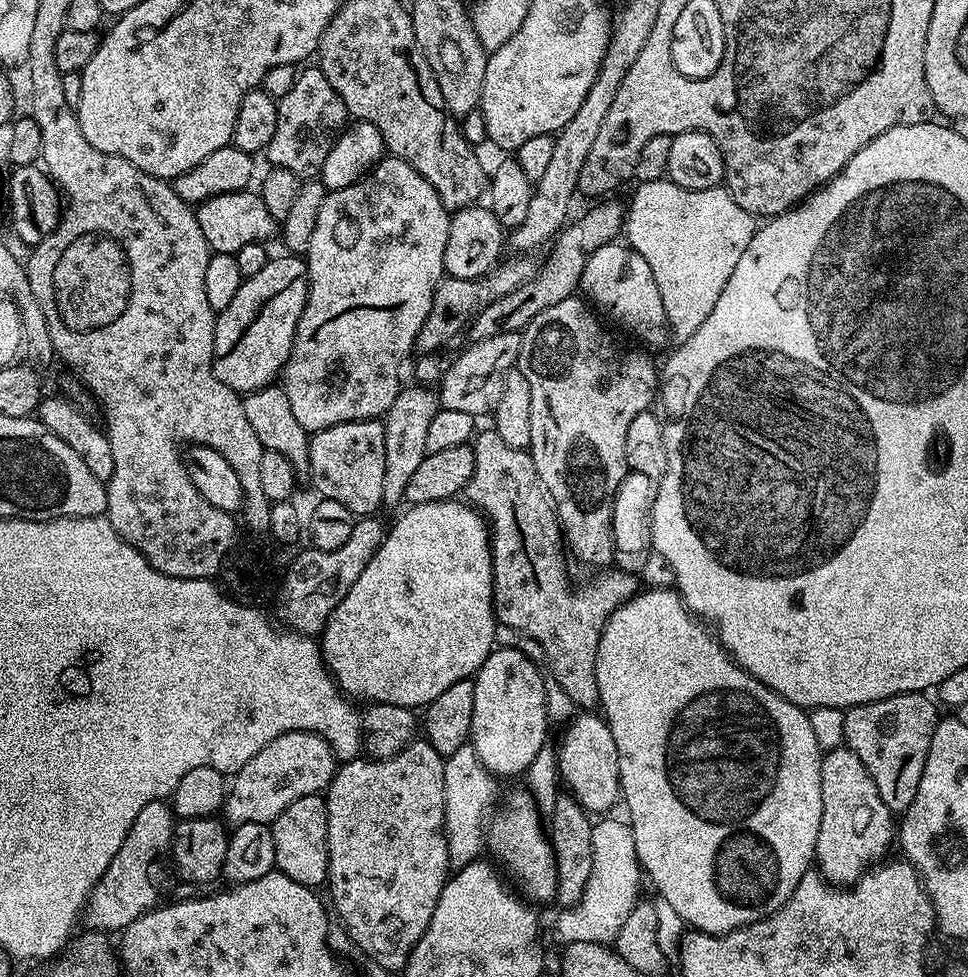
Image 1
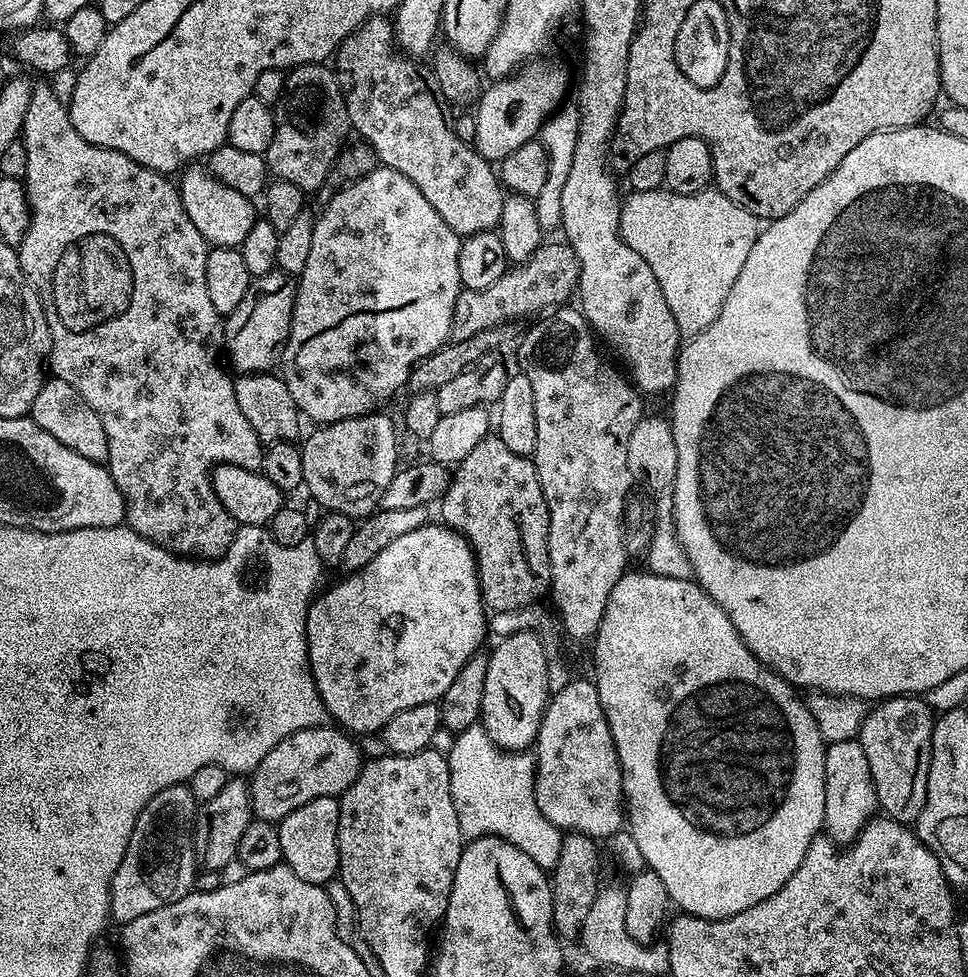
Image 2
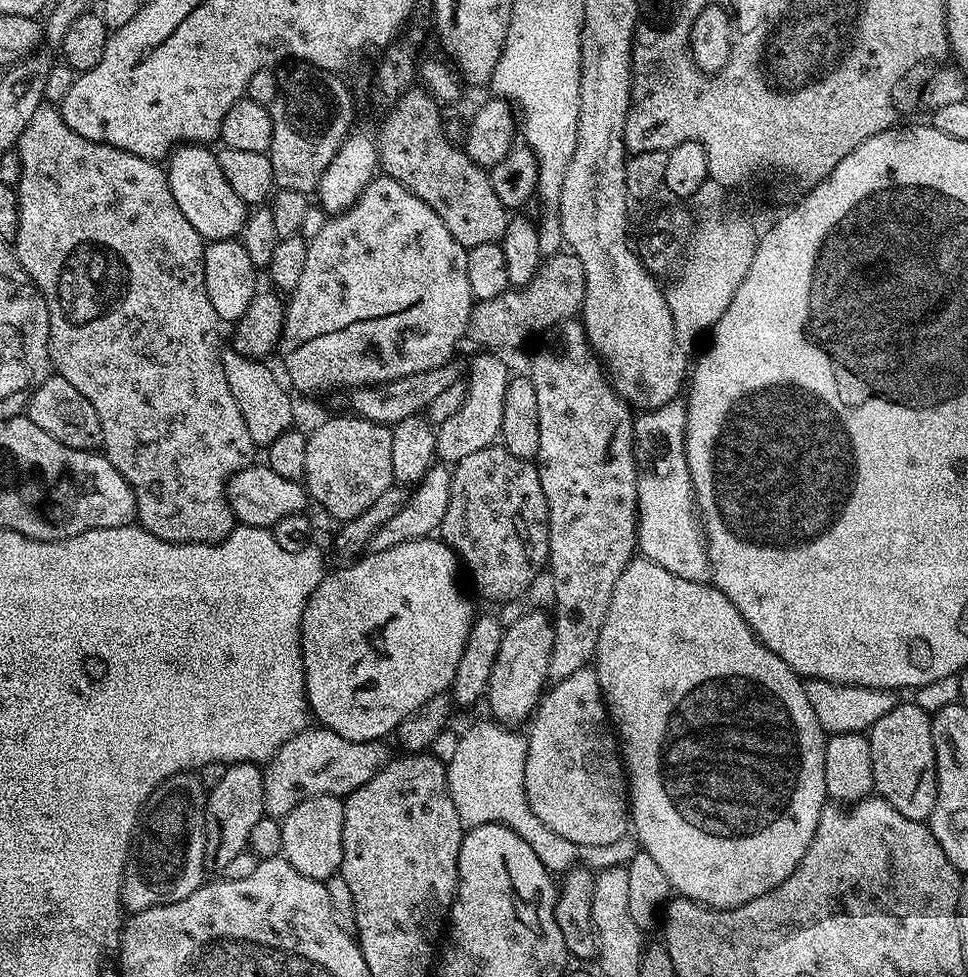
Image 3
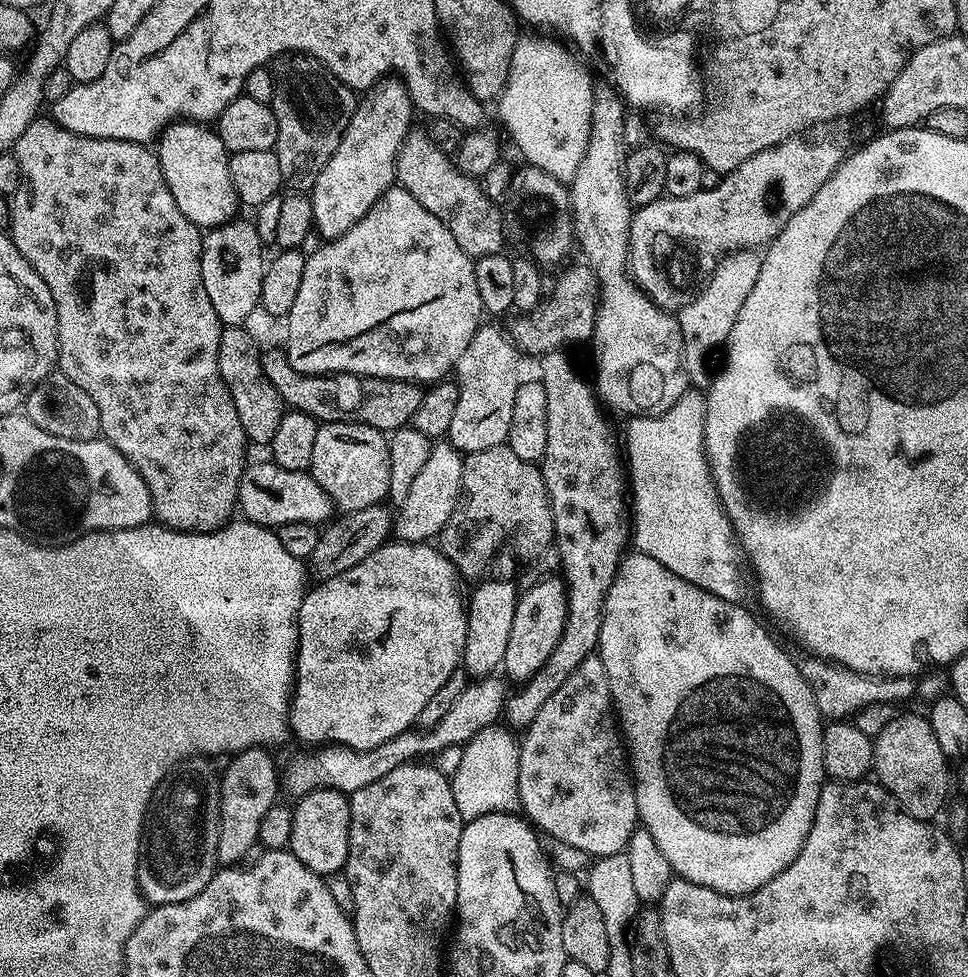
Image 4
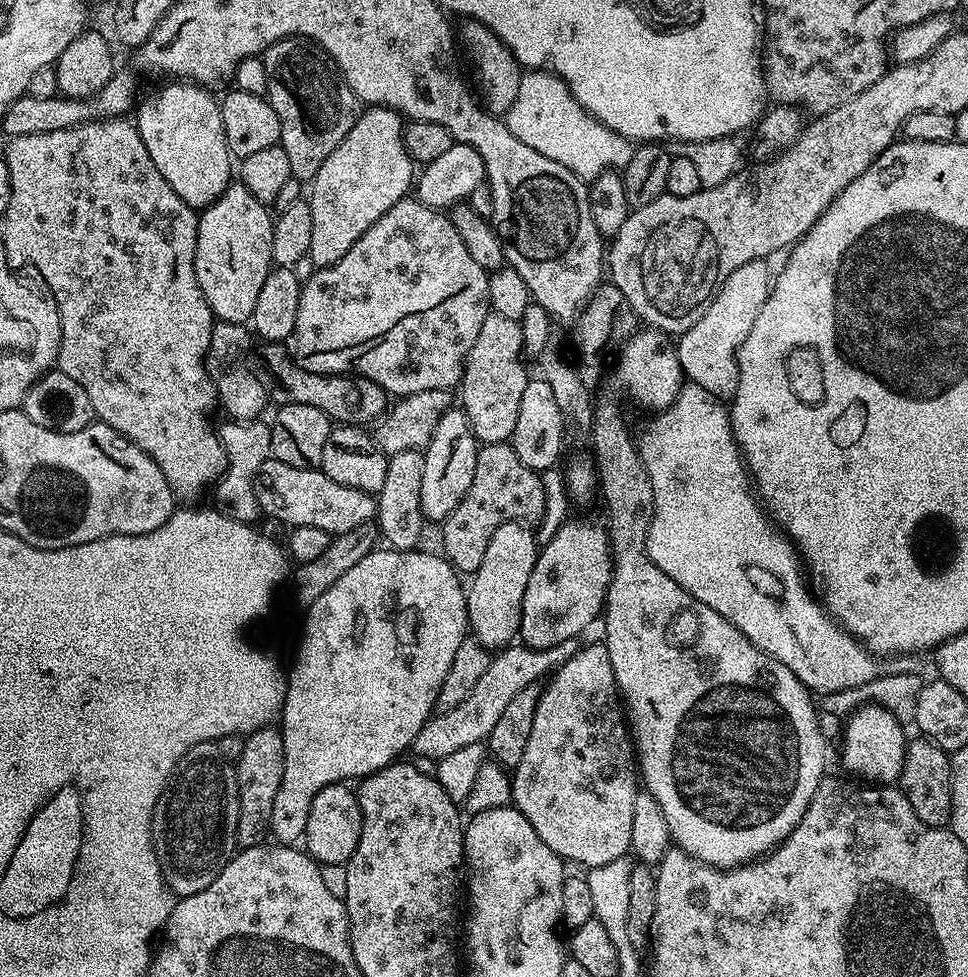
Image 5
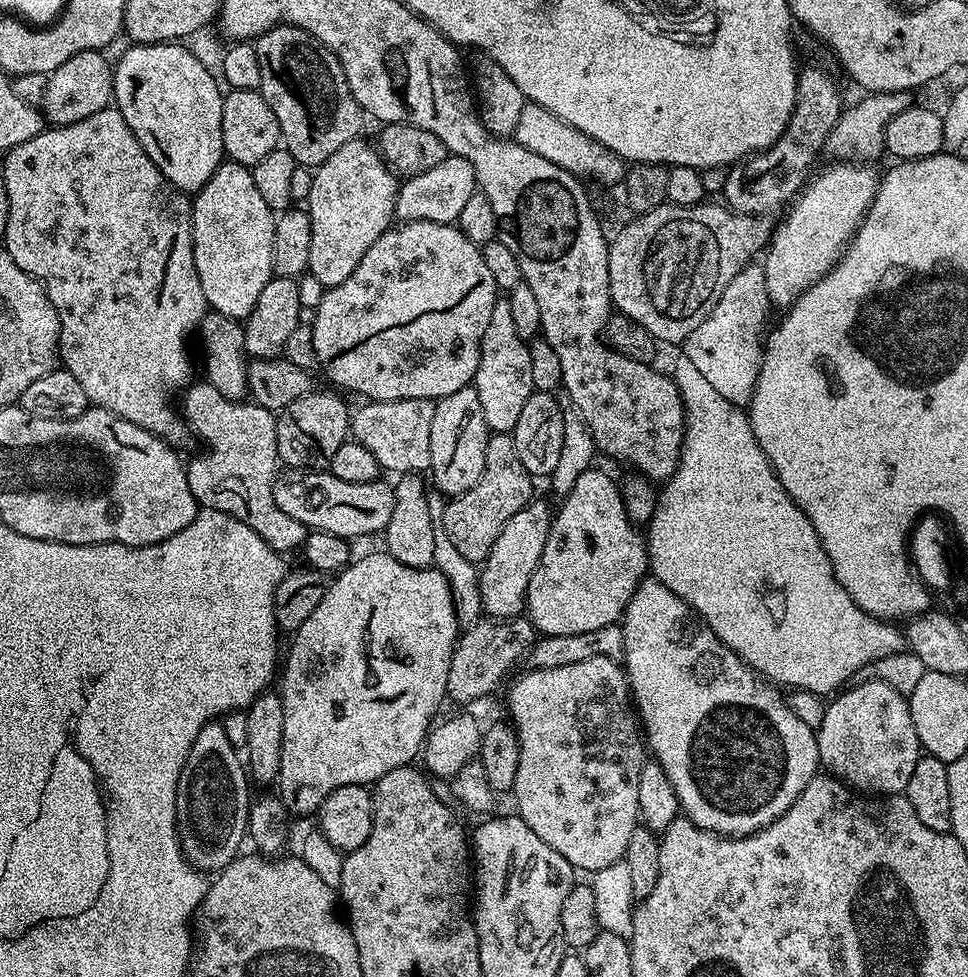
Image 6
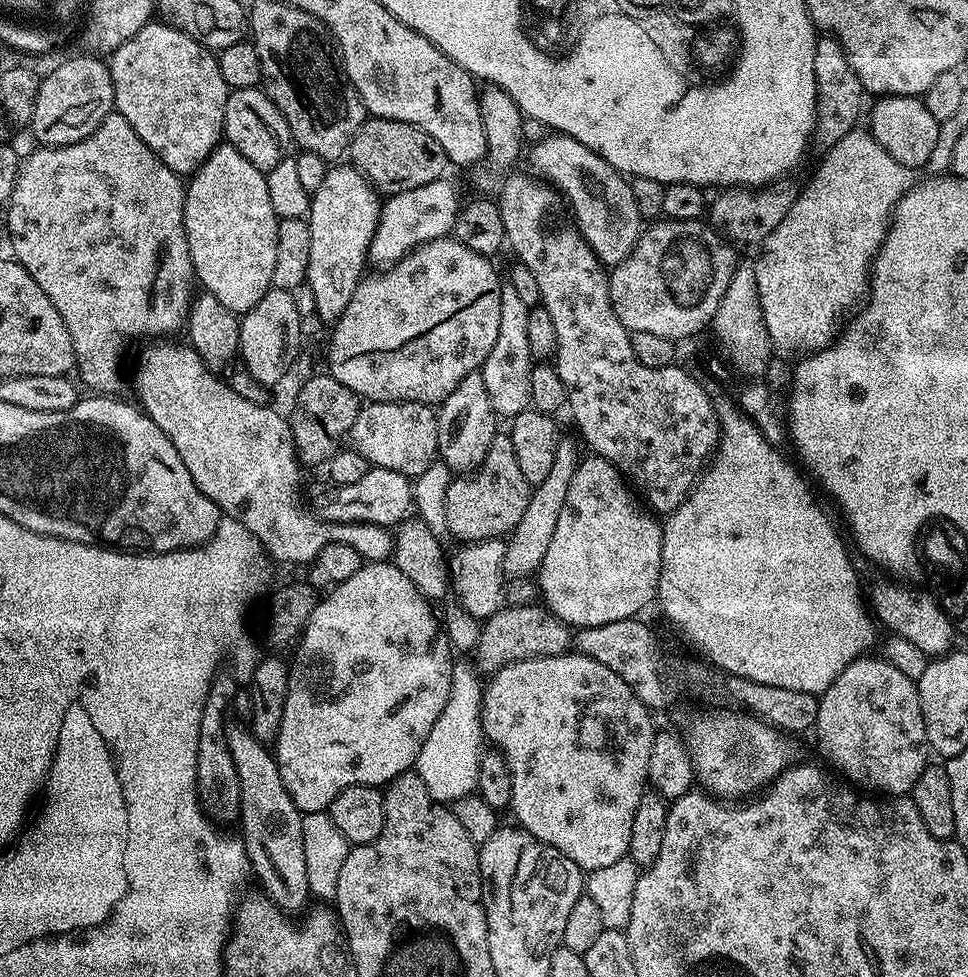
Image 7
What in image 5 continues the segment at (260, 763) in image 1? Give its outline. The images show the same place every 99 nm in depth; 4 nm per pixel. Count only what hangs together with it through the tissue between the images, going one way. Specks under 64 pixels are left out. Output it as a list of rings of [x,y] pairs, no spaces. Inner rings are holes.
[[[570,640],[549,648],[525,648],[523,643],[516,642],[507,648],[499,649],[491,657],[485,673],[470,690],[465,701],[449,713],[433,715],[422,726],[422,730],[418,730],[412,740],[411,751],[417,756],[440,761],[462,746],[487,741],[488,735],[494,730],[494,722],[502,718],[502,710],[506,710],[506,706],[518,695],[518,690],[526,690],[526,686],[551,677],[556,669],[561,668],[577,651],[577,645]]]

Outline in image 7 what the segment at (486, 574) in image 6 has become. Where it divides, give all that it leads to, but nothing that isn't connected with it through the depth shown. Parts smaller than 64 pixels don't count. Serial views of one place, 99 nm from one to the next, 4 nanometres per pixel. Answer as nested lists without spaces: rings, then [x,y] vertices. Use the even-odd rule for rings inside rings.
[[[561,438],[558,442],[558,450],[554,450],[554,466],[550,466],[550,474],[546,474],[543,482],[532,488],[522,519],[518,521],[518,526],[514,526],[514,530],[507,537],[502,565],[505,577],[528,576],[531,572],[533,575],[539,569],[542,558],[546,558],[550,538],[554,538],[558,514],[562,514],[562,506],[566,503],[566,494],[570,491],[570,478],[574,478],[576,465],[582,459],[582,452],[576,449],[577,441],[573,440]]]

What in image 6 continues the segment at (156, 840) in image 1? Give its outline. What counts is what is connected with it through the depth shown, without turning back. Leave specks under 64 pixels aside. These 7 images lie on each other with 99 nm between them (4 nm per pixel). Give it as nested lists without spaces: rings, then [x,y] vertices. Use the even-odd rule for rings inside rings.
[[[210,722],[202,726],[202,730],[198,730],[198,738],[194,738],[194,746],[190,746],[190,754],[182,766],[176,787],[176,831],[180,837],[180,851],[192,867],[205,874],[218,874],[231,860],[241,855],[243,848],[240,847],[246,844],[248,835],[250,777],[241,753],[239,756],[232,744],[235,744],[233,737],[226,734],[223,723]]]

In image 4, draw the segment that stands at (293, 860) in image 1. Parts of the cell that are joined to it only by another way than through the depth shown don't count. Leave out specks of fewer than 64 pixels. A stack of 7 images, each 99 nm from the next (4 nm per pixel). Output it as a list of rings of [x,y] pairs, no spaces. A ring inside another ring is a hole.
[[[315,788],[295,801],[288,848],[310,870],[325,878],[339,873],[348,861],[350,846],[350,799],[333,788]]]

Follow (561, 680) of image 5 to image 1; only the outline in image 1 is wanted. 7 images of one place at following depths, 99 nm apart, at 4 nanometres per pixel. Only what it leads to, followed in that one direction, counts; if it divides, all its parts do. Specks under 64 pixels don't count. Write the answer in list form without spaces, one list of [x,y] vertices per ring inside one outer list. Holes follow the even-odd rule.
[[[584,710],[572,716],[568,720],[564,732],[564,737],[559,738],[556,749],[558,780],[573,798],[584,807],[584,811],[589,814],[608,814],[615,806],[616,800],[621,799],[620,791],[620,771],[618,770],[618,746],[614,746],[614,734],[610,734],[610,726],[603,715],[592,710]]]

